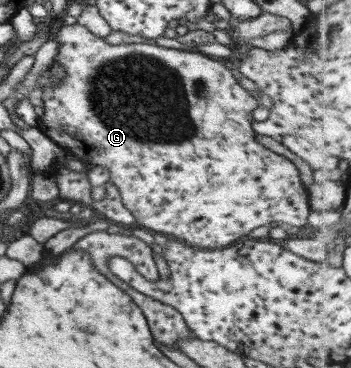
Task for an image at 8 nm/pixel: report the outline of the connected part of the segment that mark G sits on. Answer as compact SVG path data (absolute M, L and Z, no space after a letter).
M77 24L61 26L55 35L58 43L57 53L53 62L59 62L65 70L65 75L57 81L57 85L43 85L41 87L43 101L43 117L39 118L38 127L46 137L53 140L61 149L69 151L77 161L90 166L101 166L109 170L109 180L119 192L121 203L131 212L137 226L152 234L161 234L167 239L183 241L191 247L203 249L224 248L228 243L236 243L239 238L249 235L255 227L261 225L272 226L285 223L308 231L317 226L311 217L308 195L303 187L295 165L285 157L265 148L254 137L251 112L258 107L259 101L247 90L241 88L236 77L223 62L211 60L199 51L190 49L172 49L161 47L157 43L147 44L144 41L128 44L109 45L103 37L96 37L84 26Z

